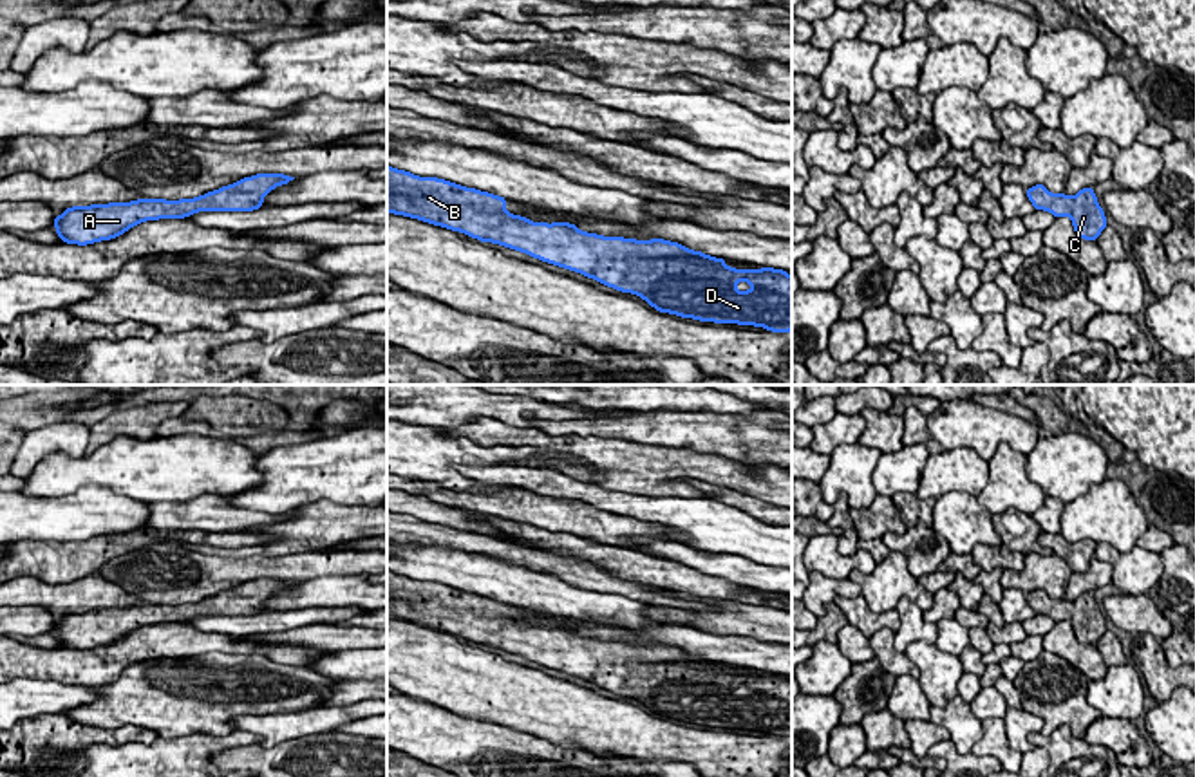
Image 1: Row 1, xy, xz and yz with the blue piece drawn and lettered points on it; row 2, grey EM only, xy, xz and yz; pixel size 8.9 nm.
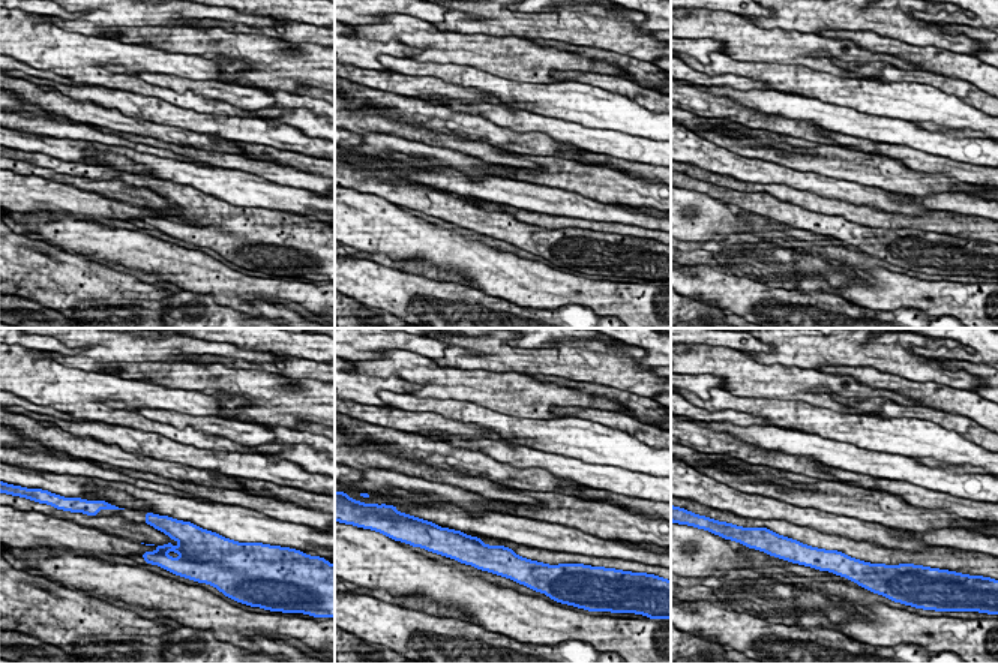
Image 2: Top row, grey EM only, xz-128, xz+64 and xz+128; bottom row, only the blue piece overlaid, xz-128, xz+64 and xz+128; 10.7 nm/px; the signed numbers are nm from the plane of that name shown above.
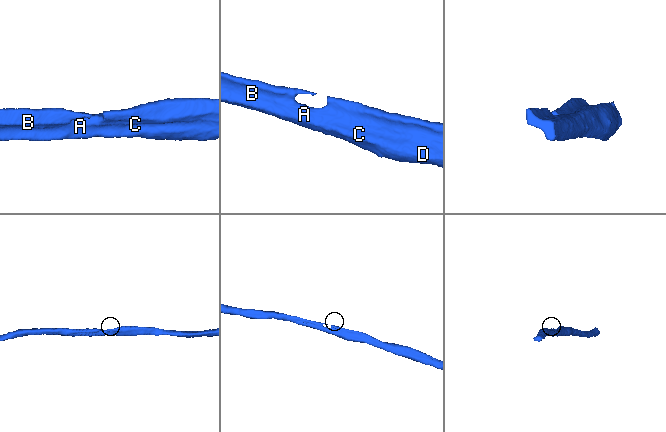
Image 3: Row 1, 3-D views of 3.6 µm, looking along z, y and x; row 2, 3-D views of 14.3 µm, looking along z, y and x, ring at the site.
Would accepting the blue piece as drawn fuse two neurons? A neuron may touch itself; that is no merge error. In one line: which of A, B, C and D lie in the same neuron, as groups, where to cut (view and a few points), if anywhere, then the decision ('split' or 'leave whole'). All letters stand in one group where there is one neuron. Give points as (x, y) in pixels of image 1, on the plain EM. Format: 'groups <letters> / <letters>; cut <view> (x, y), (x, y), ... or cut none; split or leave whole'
groups A B C D; cut none; leave whole

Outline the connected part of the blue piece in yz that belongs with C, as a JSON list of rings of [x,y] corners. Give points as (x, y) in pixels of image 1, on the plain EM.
[[[1036,589],[1025,598],[1036,614],[1050,616],[1054,622],[1070,622],[1079,643],[1096,645],[1106,632],[1105,616],[1092,593],[1083,593],[1068,602],[1065,598],[1054,600],[1043,589]]]

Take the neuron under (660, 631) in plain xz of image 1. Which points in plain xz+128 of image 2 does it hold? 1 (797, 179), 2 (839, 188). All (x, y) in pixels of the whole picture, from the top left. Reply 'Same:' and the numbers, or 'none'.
Same: 1, 2

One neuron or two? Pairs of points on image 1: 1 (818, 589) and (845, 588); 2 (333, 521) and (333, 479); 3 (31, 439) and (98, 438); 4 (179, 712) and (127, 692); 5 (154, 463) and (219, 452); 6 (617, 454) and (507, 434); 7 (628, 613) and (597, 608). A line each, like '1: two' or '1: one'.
1: one
2: two
3: two
4: one
5: one
6: one
7: one

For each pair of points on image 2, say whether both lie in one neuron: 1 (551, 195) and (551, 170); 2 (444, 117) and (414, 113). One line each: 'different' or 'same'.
1: different
2: same

